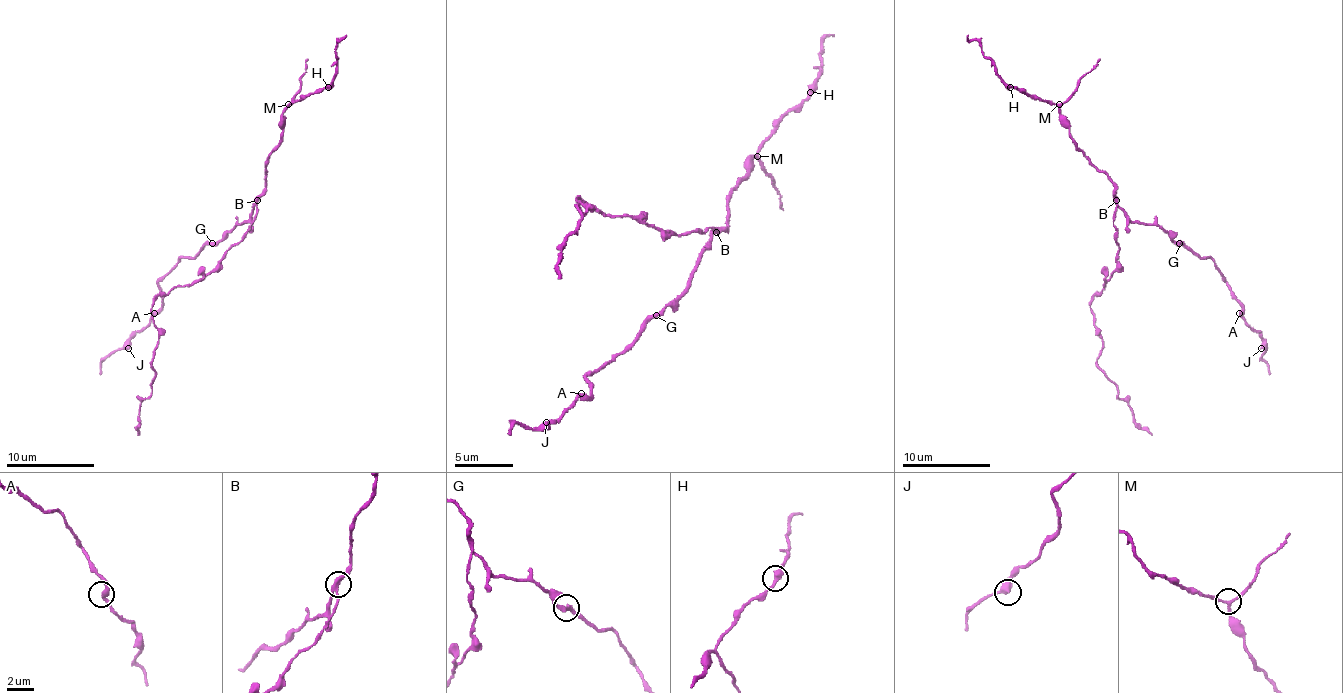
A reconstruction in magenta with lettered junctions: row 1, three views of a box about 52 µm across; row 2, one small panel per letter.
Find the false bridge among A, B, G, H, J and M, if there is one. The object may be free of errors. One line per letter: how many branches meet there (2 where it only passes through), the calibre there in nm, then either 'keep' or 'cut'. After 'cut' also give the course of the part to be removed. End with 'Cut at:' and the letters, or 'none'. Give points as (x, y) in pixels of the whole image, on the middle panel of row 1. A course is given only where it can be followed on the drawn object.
A: 2 branches meet; 360 nm thick; keep
B: 3 branches meet; 280 nm thick; cut; foreign part runs (717, 231), (665, 234), (604, 216), (578, 196), (586, 213), (578, 205), (581, 225), (560, 248), (560, 277)
G: 2 branches meet; 320 nm thick; keep
H: 2 branches meet; 340 nm thick; keep
J: 2 branches meet; 400 nm thick; keep
M: 3 branches meet; 200 nm thick; keep
Cut at: B

